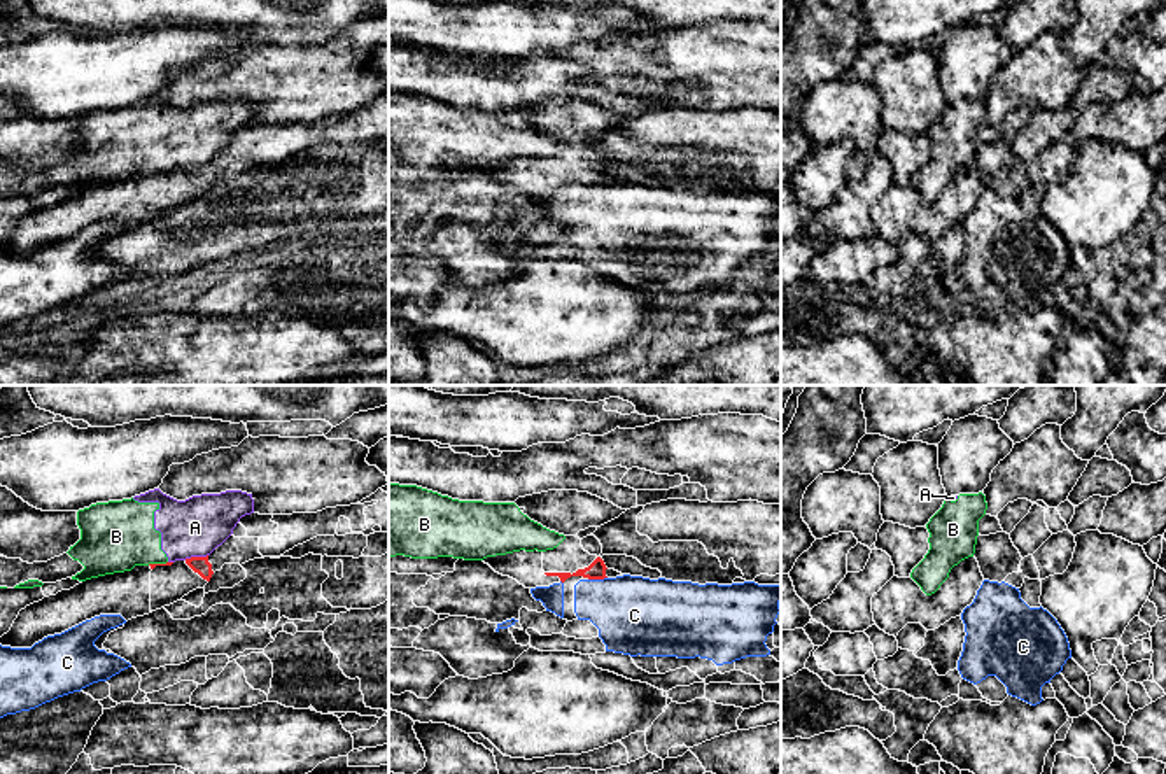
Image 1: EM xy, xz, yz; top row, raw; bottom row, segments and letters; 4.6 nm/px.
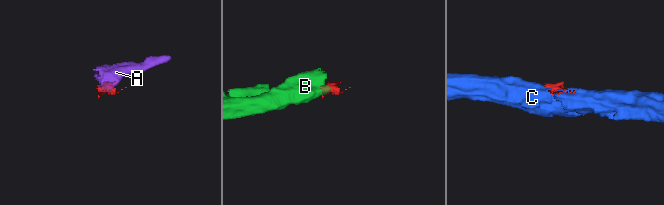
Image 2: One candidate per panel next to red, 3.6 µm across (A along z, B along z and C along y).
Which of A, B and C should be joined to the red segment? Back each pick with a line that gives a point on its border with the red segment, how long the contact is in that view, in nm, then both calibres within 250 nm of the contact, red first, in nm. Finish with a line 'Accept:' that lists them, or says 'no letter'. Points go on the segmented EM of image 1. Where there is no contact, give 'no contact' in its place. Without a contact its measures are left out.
Accept: no letter

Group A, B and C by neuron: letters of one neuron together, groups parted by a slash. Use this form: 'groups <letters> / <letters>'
groups A B / C

